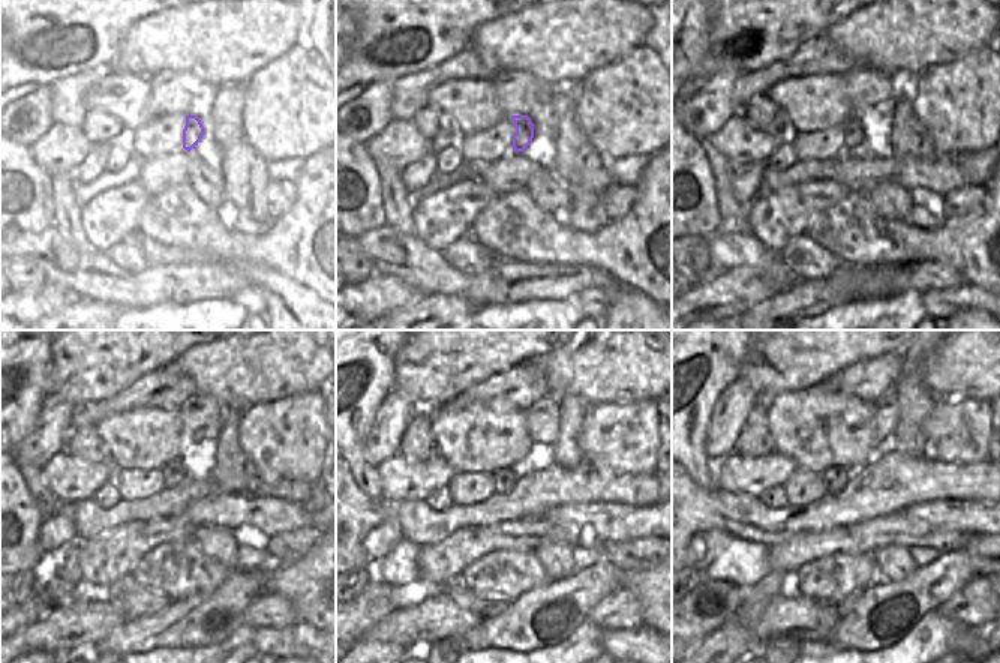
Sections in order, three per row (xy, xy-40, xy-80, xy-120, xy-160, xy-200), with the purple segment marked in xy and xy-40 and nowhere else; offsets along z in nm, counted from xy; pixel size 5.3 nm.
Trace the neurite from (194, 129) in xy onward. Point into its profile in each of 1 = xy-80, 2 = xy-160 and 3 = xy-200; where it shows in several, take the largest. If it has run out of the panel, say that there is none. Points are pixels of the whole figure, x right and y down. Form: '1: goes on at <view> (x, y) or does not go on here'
1: goes on at xy-80 (853, 141)
2: goes on at xy-160 (504, 477)
3: goes on at xy-200 (835, 479)

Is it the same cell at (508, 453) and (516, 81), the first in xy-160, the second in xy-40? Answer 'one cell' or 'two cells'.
two cells

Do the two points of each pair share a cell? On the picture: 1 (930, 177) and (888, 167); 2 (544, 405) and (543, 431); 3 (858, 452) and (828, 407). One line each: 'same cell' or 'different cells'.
1: same cell
2: same cell
3: same cell

